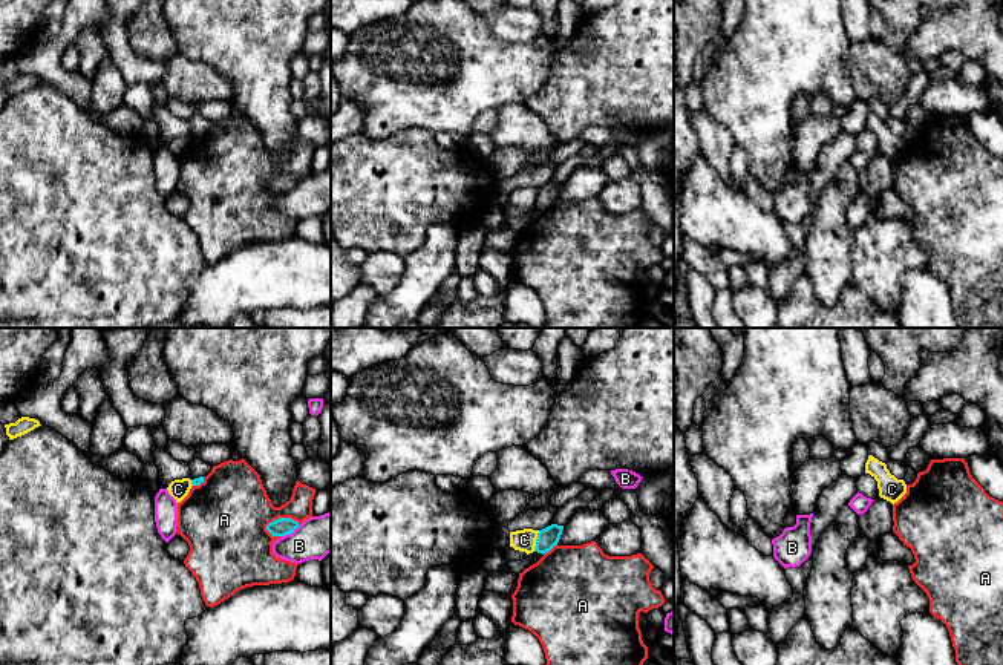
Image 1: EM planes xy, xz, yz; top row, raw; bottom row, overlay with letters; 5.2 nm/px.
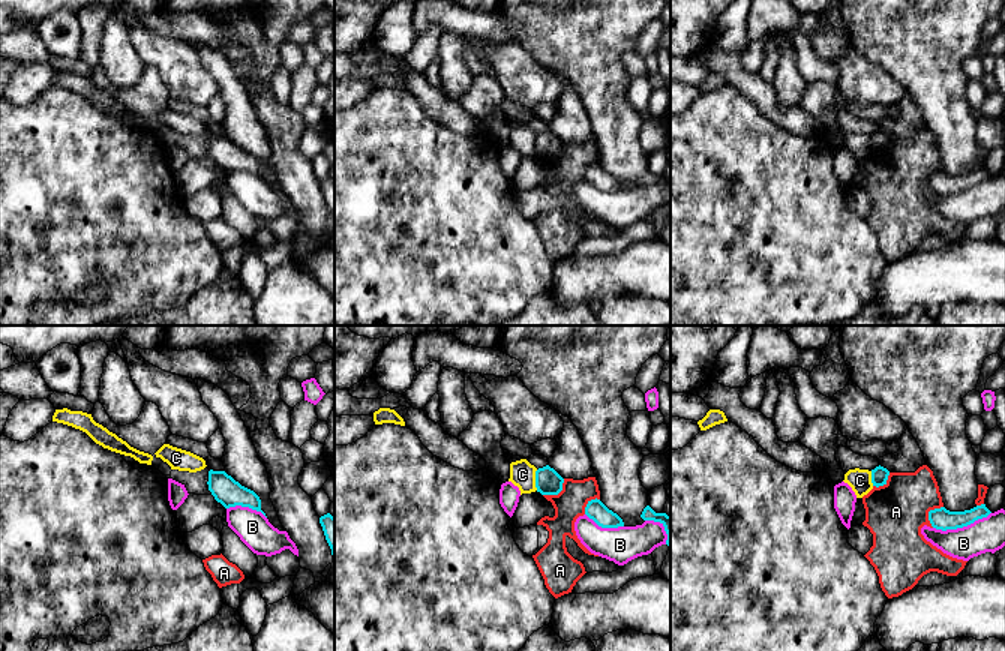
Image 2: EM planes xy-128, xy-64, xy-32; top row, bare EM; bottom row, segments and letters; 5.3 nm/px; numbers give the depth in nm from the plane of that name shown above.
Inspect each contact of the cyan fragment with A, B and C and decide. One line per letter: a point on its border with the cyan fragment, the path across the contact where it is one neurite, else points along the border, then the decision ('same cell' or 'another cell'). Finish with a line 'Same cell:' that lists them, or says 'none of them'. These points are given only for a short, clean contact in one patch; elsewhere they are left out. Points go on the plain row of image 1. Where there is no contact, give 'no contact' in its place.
A: contact xy (280, 175); another cell
B: contact xy (290, 189); another cell
C: contact xz (536, 198); border xz (539, 187), (533, 207); another cell
Same cell: none of them

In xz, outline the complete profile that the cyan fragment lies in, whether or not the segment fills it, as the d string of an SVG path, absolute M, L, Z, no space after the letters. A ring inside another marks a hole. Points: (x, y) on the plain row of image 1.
M551 181L539 187L534 208L542 211L550 208L554 202L557 202L562 187L564 187L564 182L557 182L557 181Z

